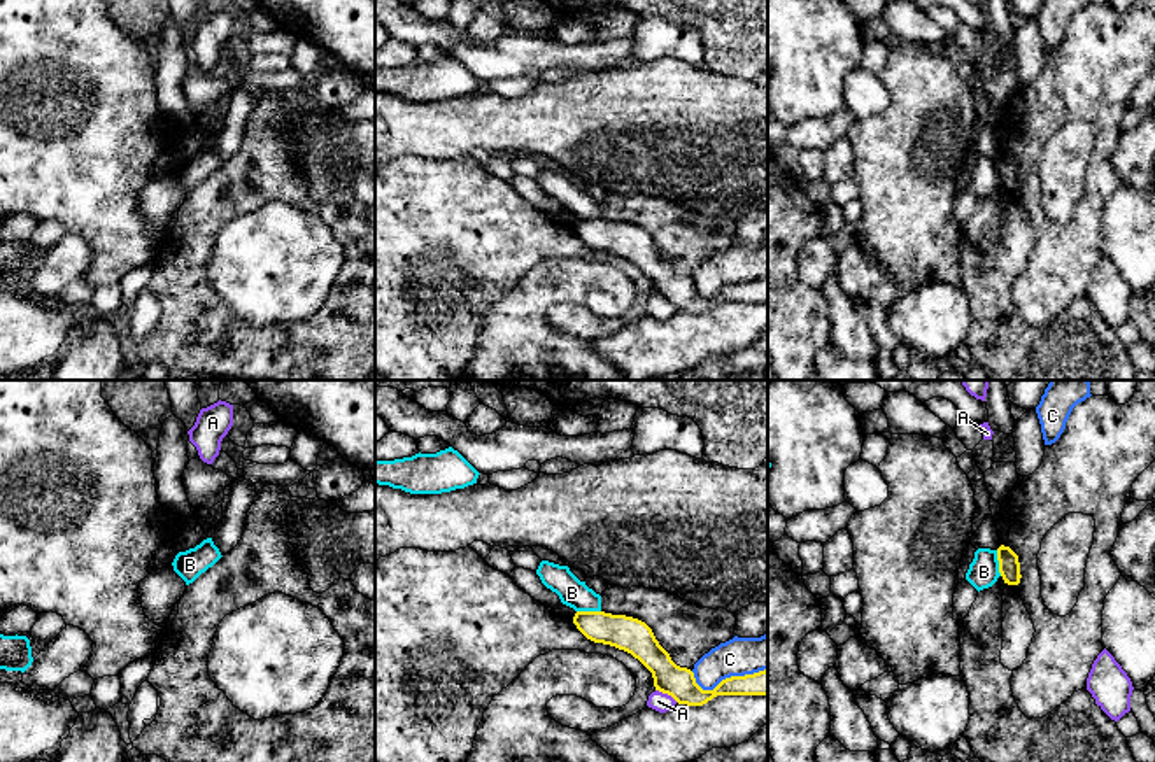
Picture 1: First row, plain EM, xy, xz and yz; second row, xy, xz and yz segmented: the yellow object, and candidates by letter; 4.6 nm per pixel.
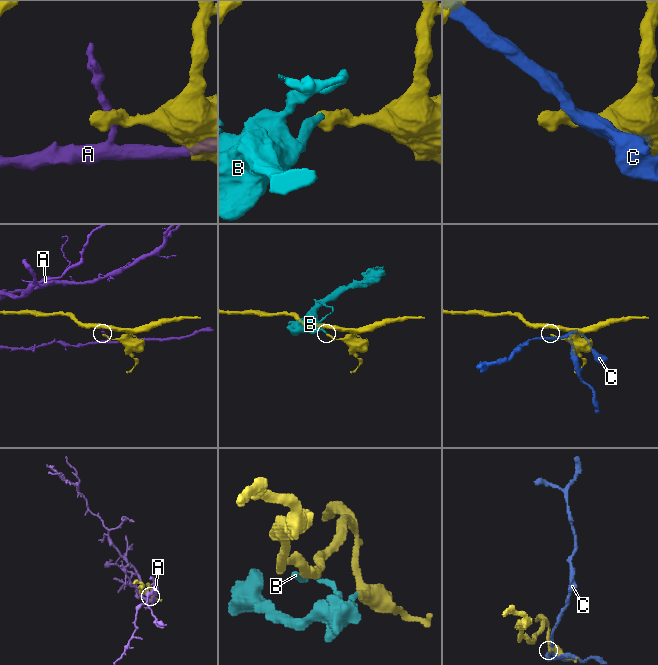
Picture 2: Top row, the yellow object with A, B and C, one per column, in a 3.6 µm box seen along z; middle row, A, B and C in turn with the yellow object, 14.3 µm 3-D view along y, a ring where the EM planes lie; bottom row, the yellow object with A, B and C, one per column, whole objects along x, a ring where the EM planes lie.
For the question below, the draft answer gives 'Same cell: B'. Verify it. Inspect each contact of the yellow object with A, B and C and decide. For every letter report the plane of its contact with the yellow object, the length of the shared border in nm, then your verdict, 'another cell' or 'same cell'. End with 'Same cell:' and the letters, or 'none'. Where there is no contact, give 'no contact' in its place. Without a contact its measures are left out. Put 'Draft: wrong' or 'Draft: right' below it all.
A: xz | 120 nm | another cell
B: yz | 120 nm | another cell
C: xz | 360 nm | another cell
Same cell: none
Draft: wrong

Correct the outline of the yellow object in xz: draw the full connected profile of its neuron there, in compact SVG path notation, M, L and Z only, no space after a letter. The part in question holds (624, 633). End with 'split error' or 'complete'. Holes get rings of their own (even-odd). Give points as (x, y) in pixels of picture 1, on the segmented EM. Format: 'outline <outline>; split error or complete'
outline M577 611L573 624L587 639L615 646L638 659L652 673L655 690L671 695L678 704L703 706L717 695L768 695L768 669L731 676L713 690L703 690L694 673L677 666L652 629L638 618L605 611Z; complete

